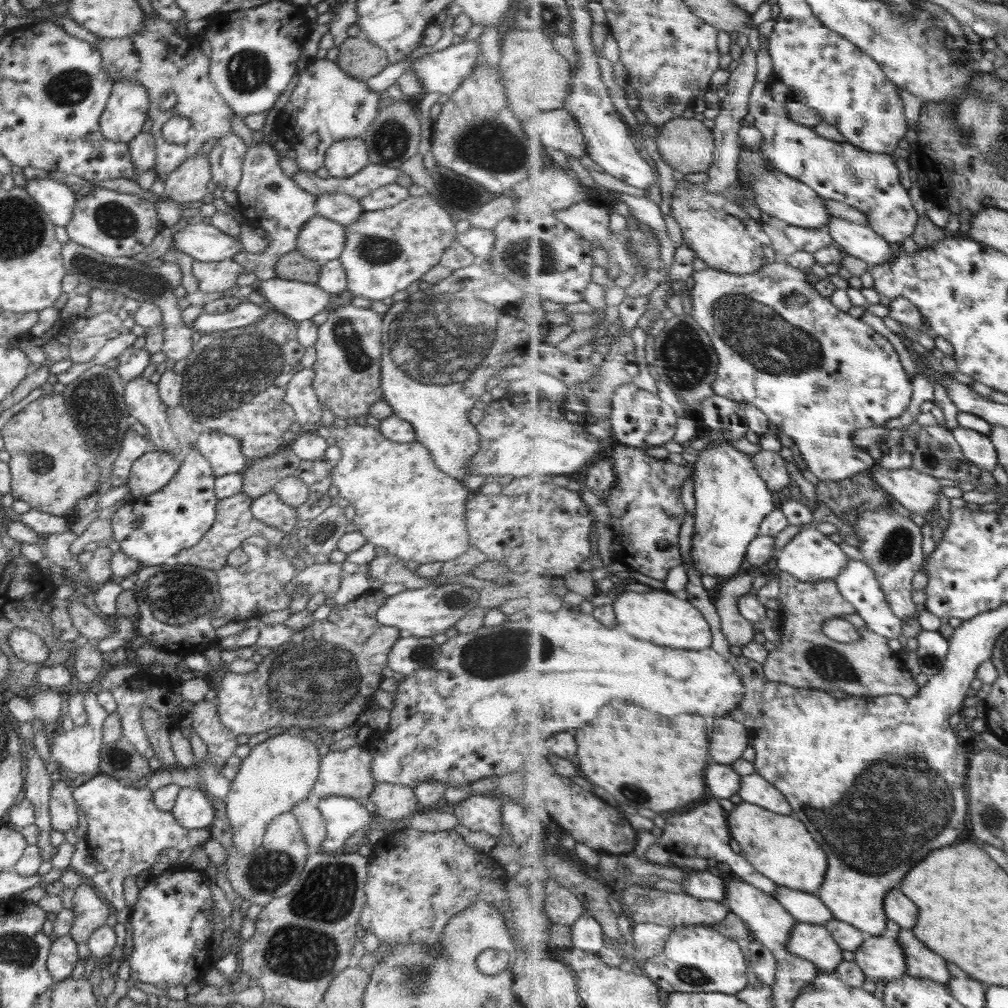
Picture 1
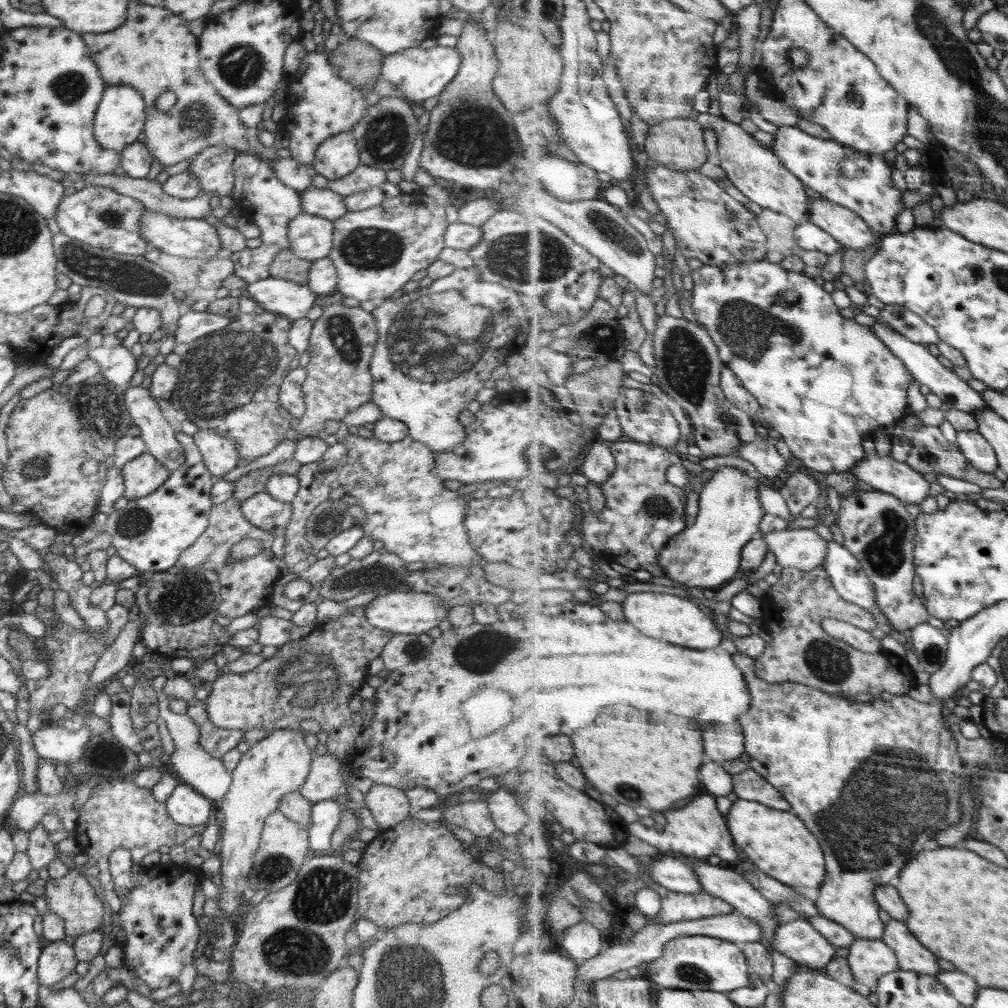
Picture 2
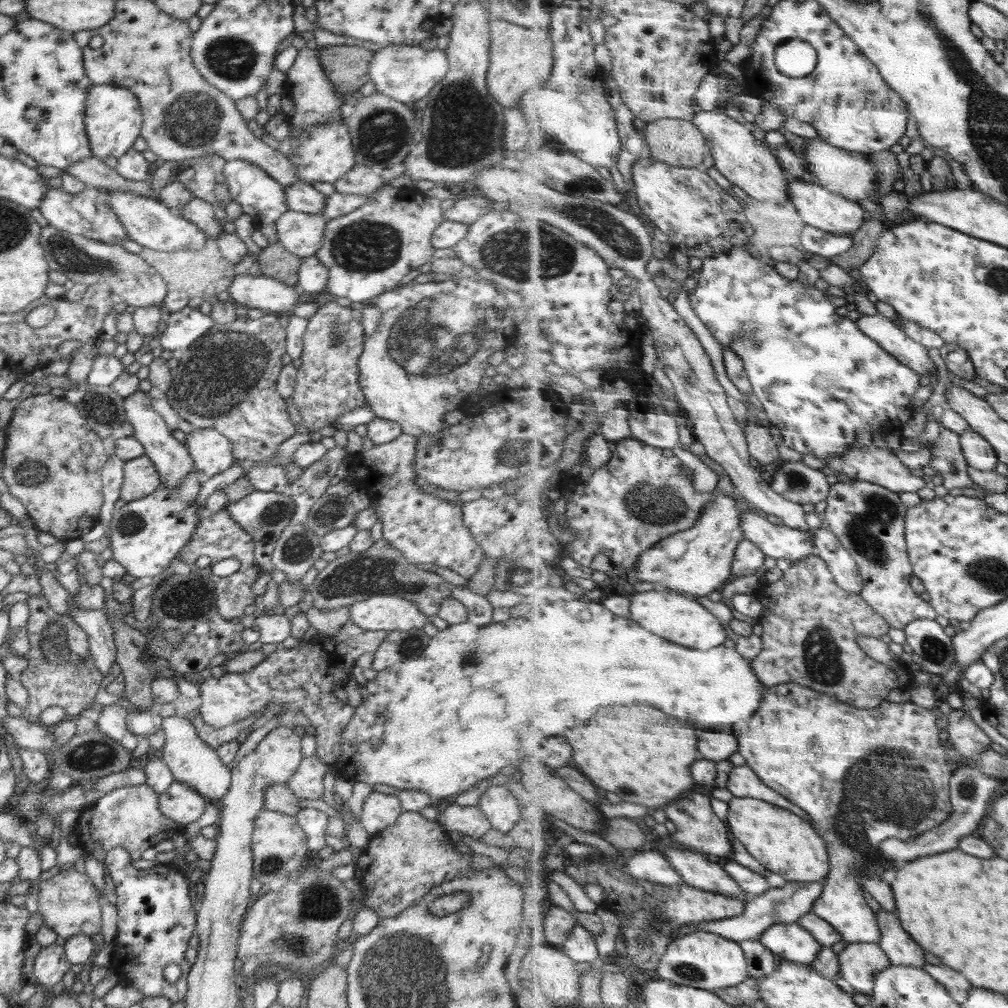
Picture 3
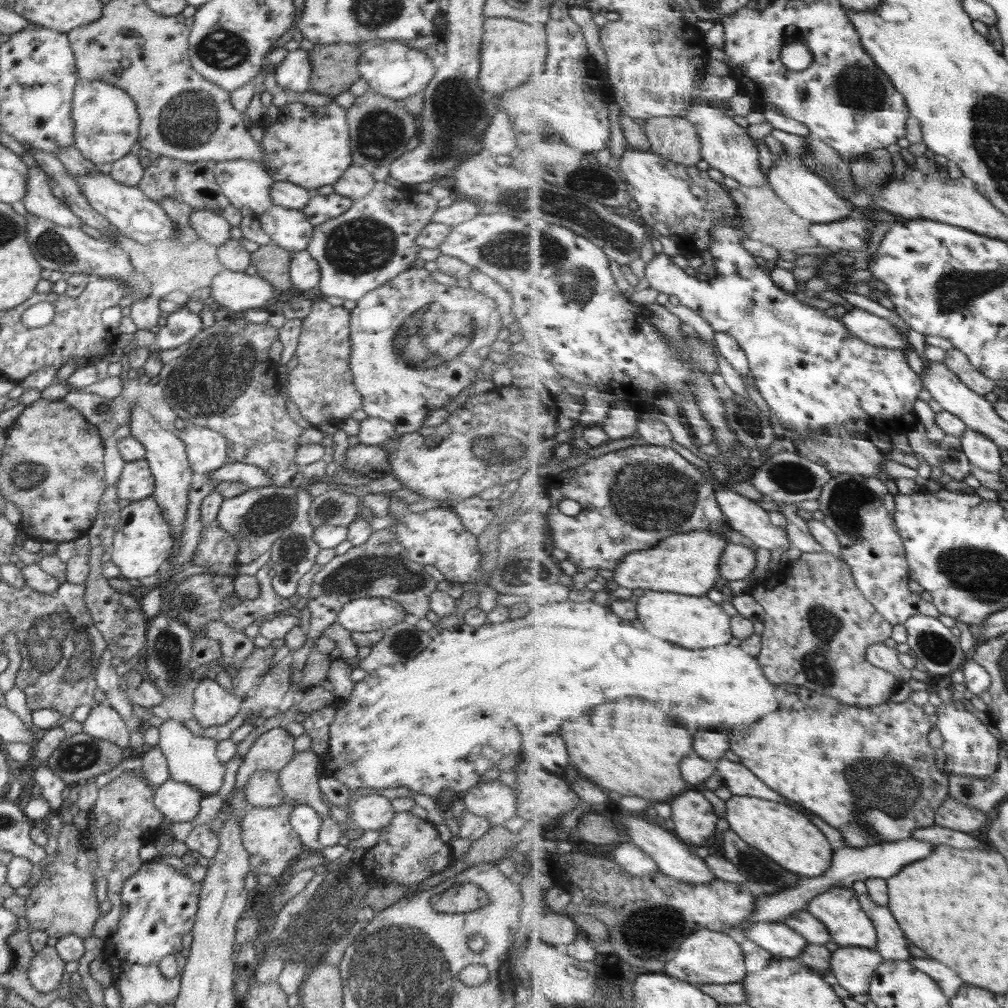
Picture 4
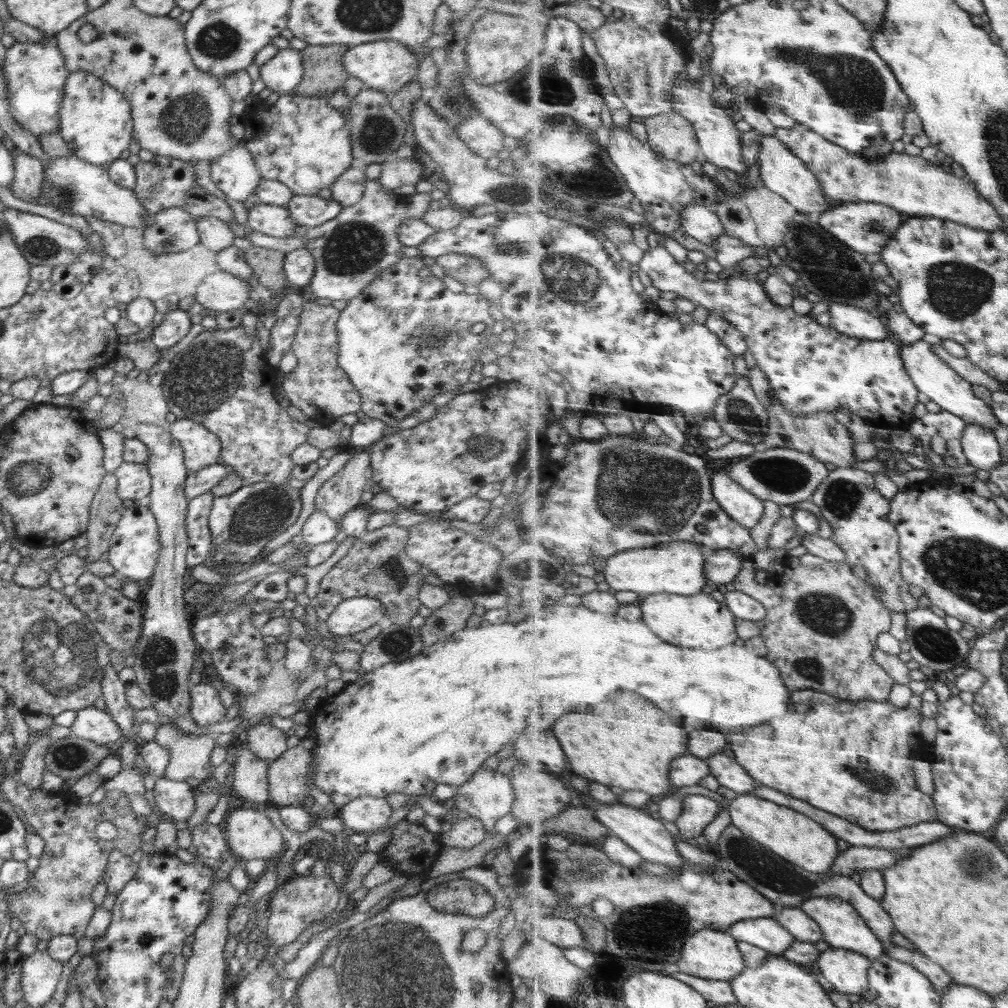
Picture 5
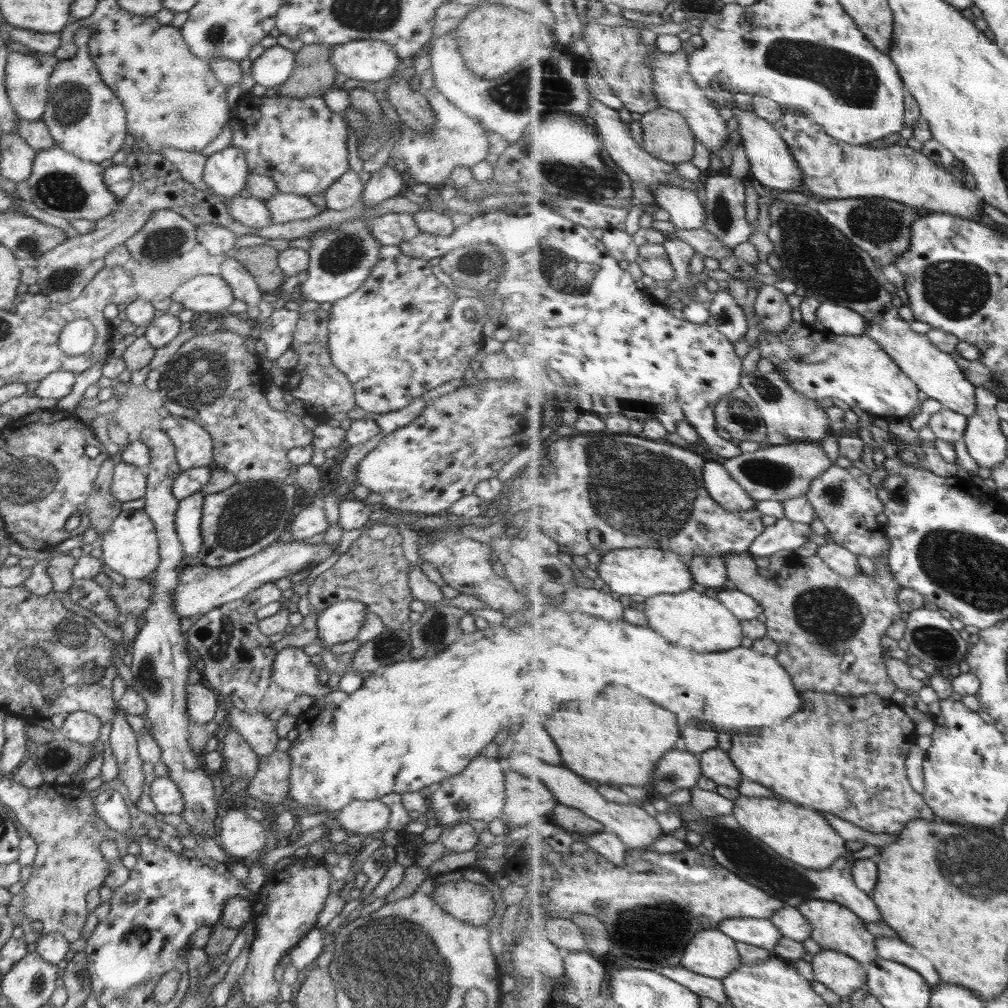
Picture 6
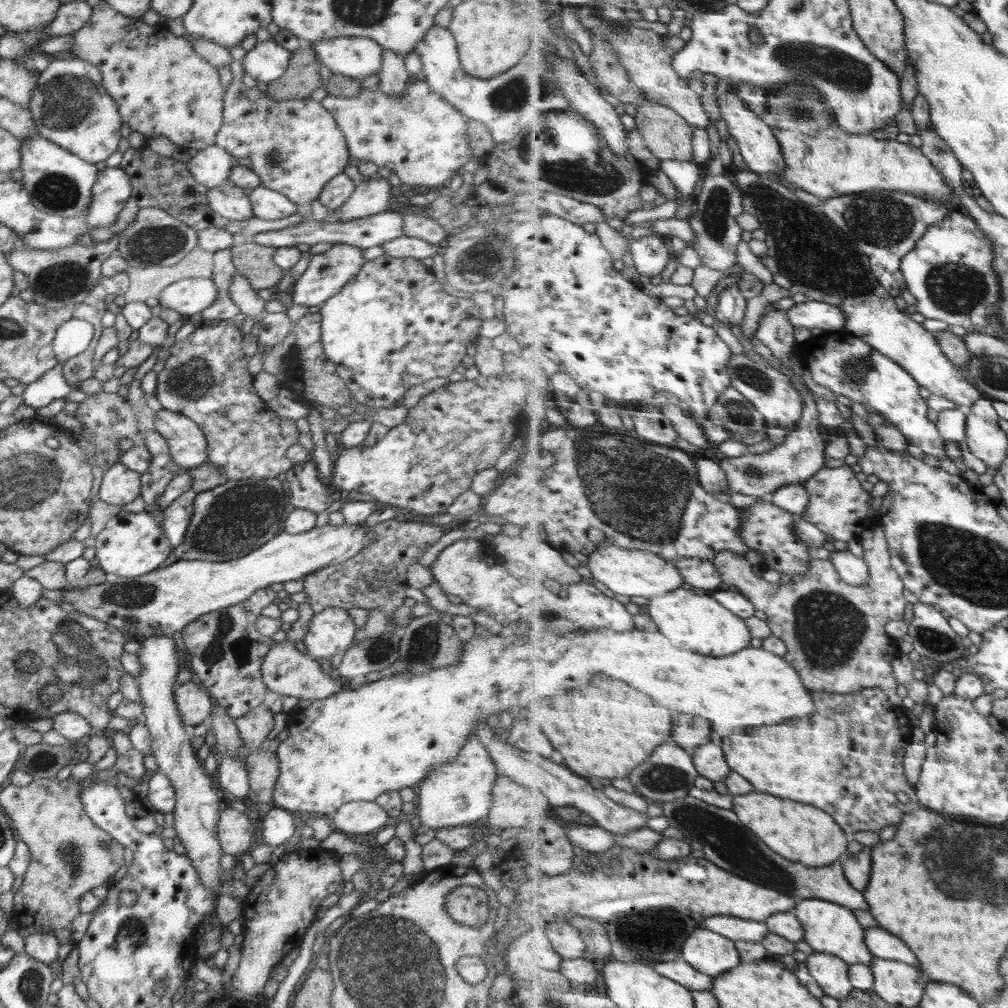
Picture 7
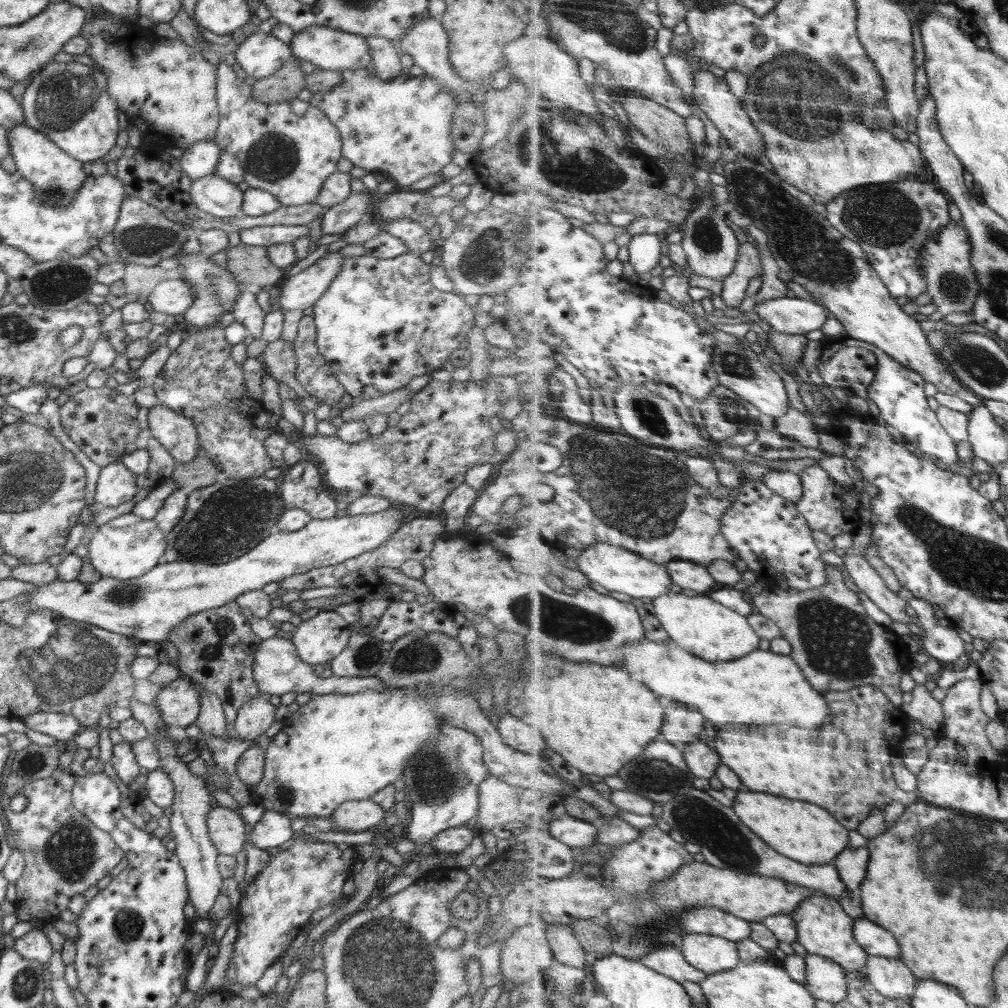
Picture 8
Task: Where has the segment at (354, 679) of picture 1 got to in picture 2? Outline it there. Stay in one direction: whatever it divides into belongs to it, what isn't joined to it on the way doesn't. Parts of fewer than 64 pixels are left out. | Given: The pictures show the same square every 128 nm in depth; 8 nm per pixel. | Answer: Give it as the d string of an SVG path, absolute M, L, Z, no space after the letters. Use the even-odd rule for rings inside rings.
M349 606L344 616L338 621L313 626L308 636L298 641L289 641L278 649L276 654L260 664L255 670L248 673L237 674L225 672L208 685L210 696L206 702L209 720L218 728L230 730L243 730L244 732L257 726L264 726L265 730L273 731L290 726L297 726L304 718L316 720L321 730L327 732L328 753L336 759L345 759L355 751L355 740L362 729L362 715L355 715L350 711L349 700L366 684L369 676L368 670L372 660L380 657L384 646L394 636L392 631L379 630L366 621L366 607Z

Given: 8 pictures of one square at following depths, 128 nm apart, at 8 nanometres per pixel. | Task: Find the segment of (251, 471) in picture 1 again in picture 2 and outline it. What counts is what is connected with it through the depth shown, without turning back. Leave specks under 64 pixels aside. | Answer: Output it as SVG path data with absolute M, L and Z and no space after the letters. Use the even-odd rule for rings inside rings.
M289 458L274 466L267 466L266 468L253 470L252 472L241 476L235 482L235 489L232 493L232 497L236 500L243 501L244 499L250 498L253 494L264 492L268 478L272 475L282 473L295 476L300 470L300 467L301 464L296 459Z

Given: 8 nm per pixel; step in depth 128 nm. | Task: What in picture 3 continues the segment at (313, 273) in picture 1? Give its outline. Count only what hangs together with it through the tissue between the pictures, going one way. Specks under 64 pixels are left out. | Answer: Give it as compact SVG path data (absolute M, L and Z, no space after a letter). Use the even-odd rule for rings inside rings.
M279 242L264 247L257 256L257 263L262 276L288 286L298 286L302 258L288 252Z

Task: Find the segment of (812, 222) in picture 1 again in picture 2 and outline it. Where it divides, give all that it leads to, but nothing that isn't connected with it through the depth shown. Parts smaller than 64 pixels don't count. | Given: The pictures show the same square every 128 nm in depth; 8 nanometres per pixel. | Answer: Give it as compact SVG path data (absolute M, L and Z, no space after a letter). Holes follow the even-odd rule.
M700 113L697 121L706 129L713 129L717 134L721 166L728 172L734 185L742 189L744 194L763 209L788 214L794 221L808 222L812 216L814 202L808 196L806 184L784 166L773 148L756 140L754 134L746 132L740 123L736 124L725 117L719 118L714 114Z

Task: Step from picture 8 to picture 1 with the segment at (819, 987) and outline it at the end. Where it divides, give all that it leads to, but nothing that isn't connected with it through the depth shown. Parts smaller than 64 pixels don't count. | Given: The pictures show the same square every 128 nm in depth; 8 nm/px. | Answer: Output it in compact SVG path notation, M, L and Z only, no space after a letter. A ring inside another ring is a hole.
M870 936L854 952L857 963L874 982L903 977L908 972L907 950L899 938Z

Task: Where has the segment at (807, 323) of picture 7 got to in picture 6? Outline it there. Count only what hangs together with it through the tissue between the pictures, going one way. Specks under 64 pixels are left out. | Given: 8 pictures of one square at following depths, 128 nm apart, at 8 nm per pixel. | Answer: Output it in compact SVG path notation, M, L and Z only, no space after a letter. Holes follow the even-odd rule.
M832 301L821 303L817 322L818 326L843 335L866 335L869 327L863 314Z

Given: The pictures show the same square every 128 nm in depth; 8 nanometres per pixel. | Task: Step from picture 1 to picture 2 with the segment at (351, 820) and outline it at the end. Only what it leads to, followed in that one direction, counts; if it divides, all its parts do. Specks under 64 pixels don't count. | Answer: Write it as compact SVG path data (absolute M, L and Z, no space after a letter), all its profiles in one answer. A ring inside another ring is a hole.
M333 799L313 803L311 827L307 828L309 845L313 854L329 852L330 836L340 822L340 810L346 809L346 807L347 805L339 804Z

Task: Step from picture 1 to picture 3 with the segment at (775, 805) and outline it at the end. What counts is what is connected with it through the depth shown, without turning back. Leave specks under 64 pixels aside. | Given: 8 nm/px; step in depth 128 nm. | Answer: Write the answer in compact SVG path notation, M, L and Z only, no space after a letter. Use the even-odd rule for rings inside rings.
M750 765L736 766L732 771L728 788L736 797L761 798L791 810L809 822L813 821L813 818L810 817L808 812L800 805L797 805L795 802L792 802L791 799L780 794L780 791L768 786L767 783L763 781L763 778L760 778L760 775L755 770L752 770Z

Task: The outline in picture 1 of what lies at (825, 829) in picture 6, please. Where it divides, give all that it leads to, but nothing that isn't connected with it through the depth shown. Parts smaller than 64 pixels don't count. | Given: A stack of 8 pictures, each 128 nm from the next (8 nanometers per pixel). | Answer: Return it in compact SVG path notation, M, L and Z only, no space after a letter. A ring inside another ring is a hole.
M742 802L735 806L728 817L733 838L739 842L742 848L741 854L762 872L762 874L765 874L768 878L772 878L779 885L804 892L818 894L818 891L823 888L823 884L827 881L830 858L827 850L824 850L824 847L820 846L814 840L810 829L800 819L792 815L777 813L776 811L751 802Z

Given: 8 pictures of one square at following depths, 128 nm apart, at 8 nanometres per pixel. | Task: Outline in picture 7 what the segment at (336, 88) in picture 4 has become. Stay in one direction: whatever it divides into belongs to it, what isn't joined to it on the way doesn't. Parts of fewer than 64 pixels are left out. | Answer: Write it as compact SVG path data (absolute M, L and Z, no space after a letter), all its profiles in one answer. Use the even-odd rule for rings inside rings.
M303 44L299 49L292 53L286 72L278 80L269 82L263 92L270 97L278 100L292 100L294 98L307 98L314 90L320 88L324 82L318 72L320 62L311 45Z

